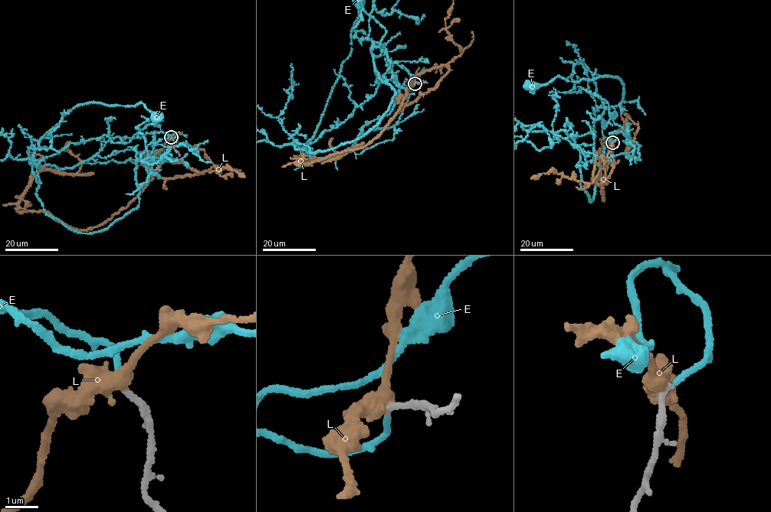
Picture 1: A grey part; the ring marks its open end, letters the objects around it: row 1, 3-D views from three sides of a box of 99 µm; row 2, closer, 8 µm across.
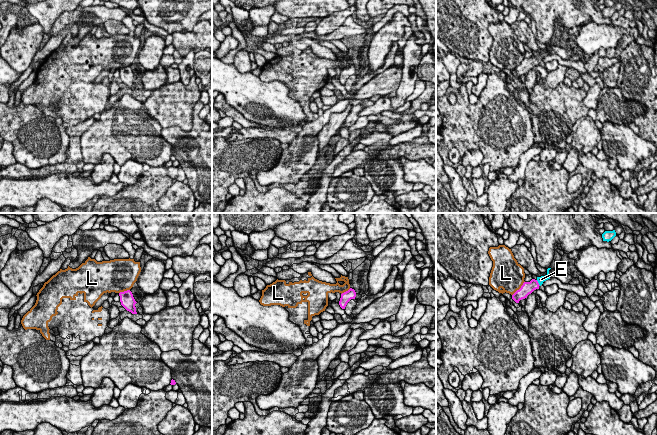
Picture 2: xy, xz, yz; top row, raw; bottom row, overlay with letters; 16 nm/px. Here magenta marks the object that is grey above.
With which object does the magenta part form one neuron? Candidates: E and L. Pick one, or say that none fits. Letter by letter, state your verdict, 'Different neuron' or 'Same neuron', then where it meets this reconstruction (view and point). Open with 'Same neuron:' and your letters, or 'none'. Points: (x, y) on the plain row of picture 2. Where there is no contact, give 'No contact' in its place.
Same neuron: E
E: Same neuron. Touches magenta at yz (538, 59)
L: Different neuron. Touches magenta at yz (520, 64)

